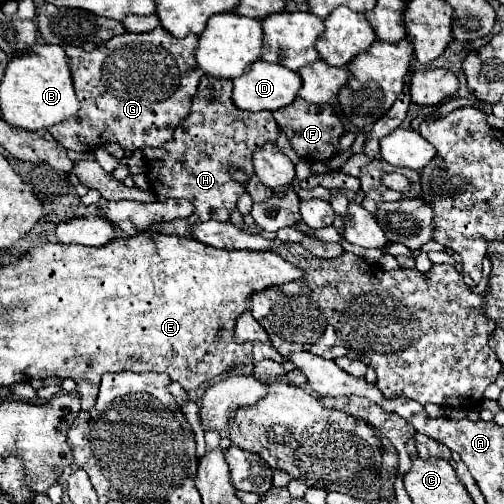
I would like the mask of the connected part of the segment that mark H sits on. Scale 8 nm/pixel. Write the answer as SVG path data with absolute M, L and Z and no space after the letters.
M207 75L201 77L197 95L193 97L191 113L179 123L173 139L159 149L143 149L147 159L147 177L151 179L153 193L157 195L157 199L167 201L171 197L183 197L195 205L193 218L155 225L155 229L163 234L189 237L189 225L193 223L209 219L229 221L229 215L237 207L237 199L245 193L245 187L233 181L227 171L231 167L239 167L251 177L251 155L261 149L261 143L277 141L279 137L273 113L254 113L237 109L231 101L231 89L231 79L217 79Z

